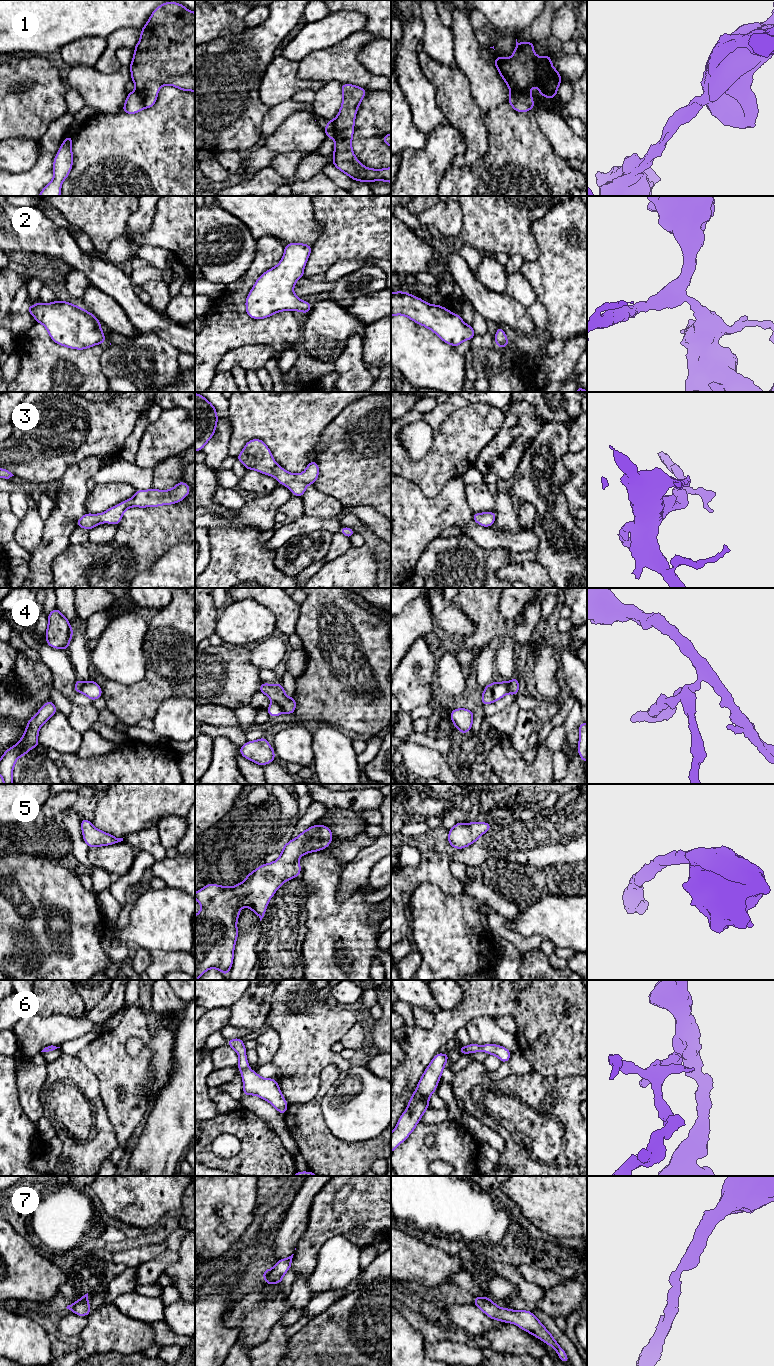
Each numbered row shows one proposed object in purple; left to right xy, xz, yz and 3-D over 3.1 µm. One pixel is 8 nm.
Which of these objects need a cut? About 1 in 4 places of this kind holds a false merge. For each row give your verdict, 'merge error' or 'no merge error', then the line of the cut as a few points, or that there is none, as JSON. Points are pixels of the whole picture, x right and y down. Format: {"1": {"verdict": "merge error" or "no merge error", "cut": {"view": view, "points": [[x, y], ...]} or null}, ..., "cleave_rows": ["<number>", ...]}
{"1": {"verdict": "merge error", "cut": {"view": "yz", "points": [[530, 93], [513, 93], [511, 95]]}}, "2": {"verdict": "no merge error", "cut": null}, "3": {"verdict": "no merge error", "cut": null}, "4": {"verdict": "merge error", "cut": {"view": "xz", "points": [[272, 701], [279, 706], [282, 712]]}}, "5": {"verdict": "no merge error", "cut": null}, "6": {"verdict": "merge error", "cut": {"view": "xz", "points": [[248, 1068], [241, 1072]]}}, "7": {"verdict": "no merge error", "cut": null}, "cleave_rows": ["1", "4", "6"]}

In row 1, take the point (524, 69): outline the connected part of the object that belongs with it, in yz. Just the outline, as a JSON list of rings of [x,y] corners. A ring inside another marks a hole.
[[[534,41],[517,42],[513,55],[510,58],[495,56],[495,67],[499,71],[501,78],[505,81],[510,90],[510,94],[530,93],[533,86],[538,87],[539,94],[544,98],[557,97],[557,89],[562,83],[561,74],[553,67],[551,55],[539,57],[534,53]],[[530,93],[531,94],[531,93]]]

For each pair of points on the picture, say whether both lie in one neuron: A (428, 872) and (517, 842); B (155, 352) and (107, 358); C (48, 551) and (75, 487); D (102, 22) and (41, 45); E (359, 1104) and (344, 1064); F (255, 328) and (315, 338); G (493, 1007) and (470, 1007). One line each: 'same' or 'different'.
A: same
B: same
C: same
D: same
E: different
F: different
G: same

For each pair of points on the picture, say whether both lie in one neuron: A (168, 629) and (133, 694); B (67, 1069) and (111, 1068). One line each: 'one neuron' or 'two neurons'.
A: one neuron
B: two neurons

